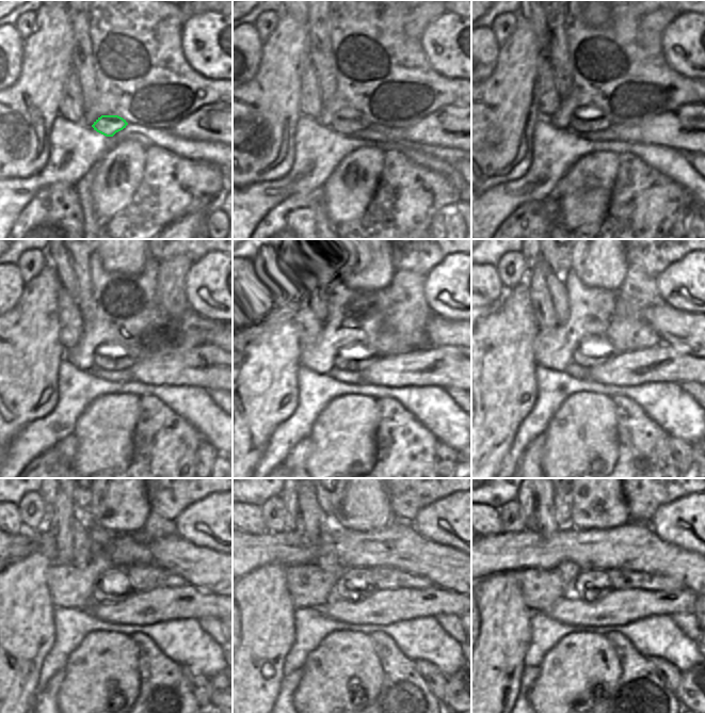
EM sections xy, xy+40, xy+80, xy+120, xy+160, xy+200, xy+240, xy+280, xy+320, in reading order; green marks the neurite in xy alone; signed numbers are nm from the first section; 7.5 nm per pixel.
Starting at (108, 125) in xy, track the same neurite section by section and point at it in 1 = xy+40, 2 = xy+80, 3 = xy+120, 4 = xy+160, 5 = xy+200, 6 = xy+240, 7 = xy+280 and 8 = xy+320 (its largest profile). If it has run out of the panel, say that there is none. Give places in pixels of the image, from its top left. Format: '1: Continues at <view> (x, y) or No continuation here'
1: Continues at xy+40 (347, 121)
2: Continues at xy+80 (586, 119)
3: Continues at xy+120 (112, 358)
4: Continues at xy+160 (352, 357)
5: Continues at xy+200 (592, 350)
6: Continues at xy+240 (113, 586)
7: Continues at xy+280 (355, 584)
8: Continues at xy+320 (591, 585)

